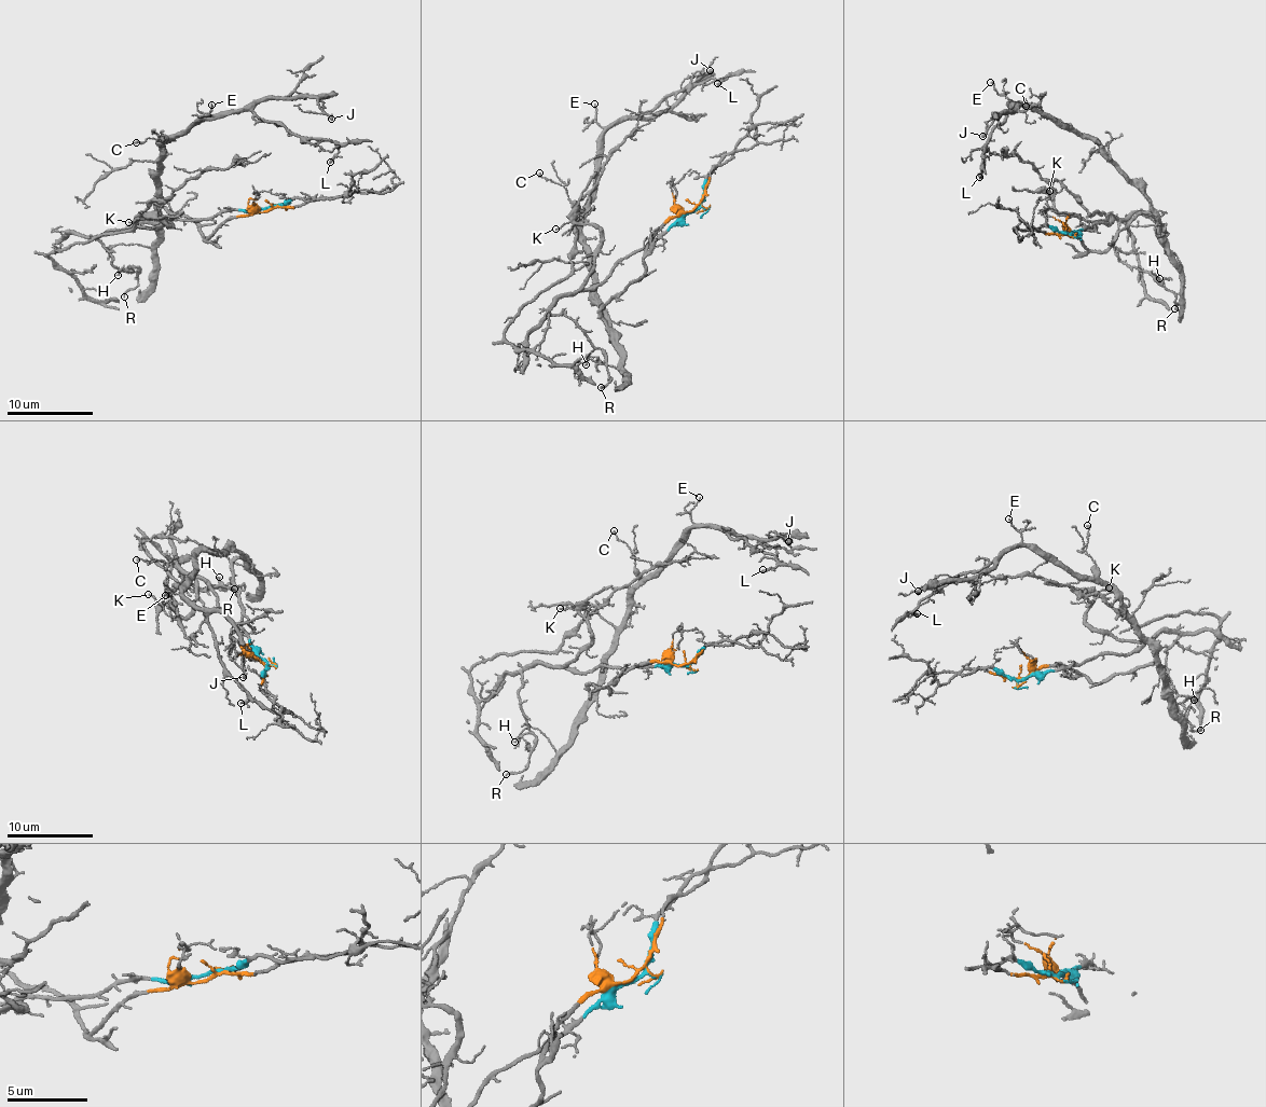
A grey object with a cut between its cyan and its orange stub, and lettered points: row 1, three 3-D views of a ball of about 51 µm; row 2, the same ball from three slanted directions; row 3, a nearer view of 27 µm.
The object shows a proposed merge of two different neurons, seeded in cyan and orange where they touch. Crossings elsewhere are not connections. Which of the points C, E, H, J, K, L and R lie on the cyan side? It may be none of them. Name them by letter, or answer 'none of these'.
H, K, R

